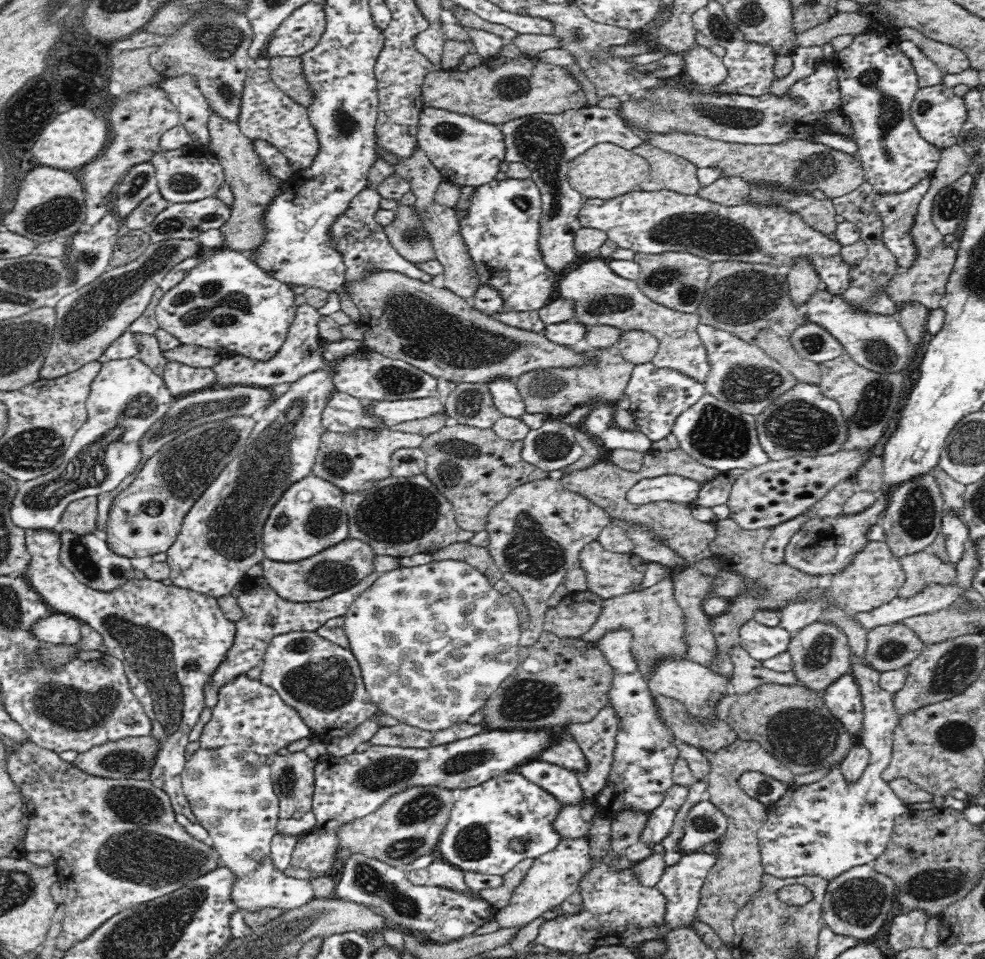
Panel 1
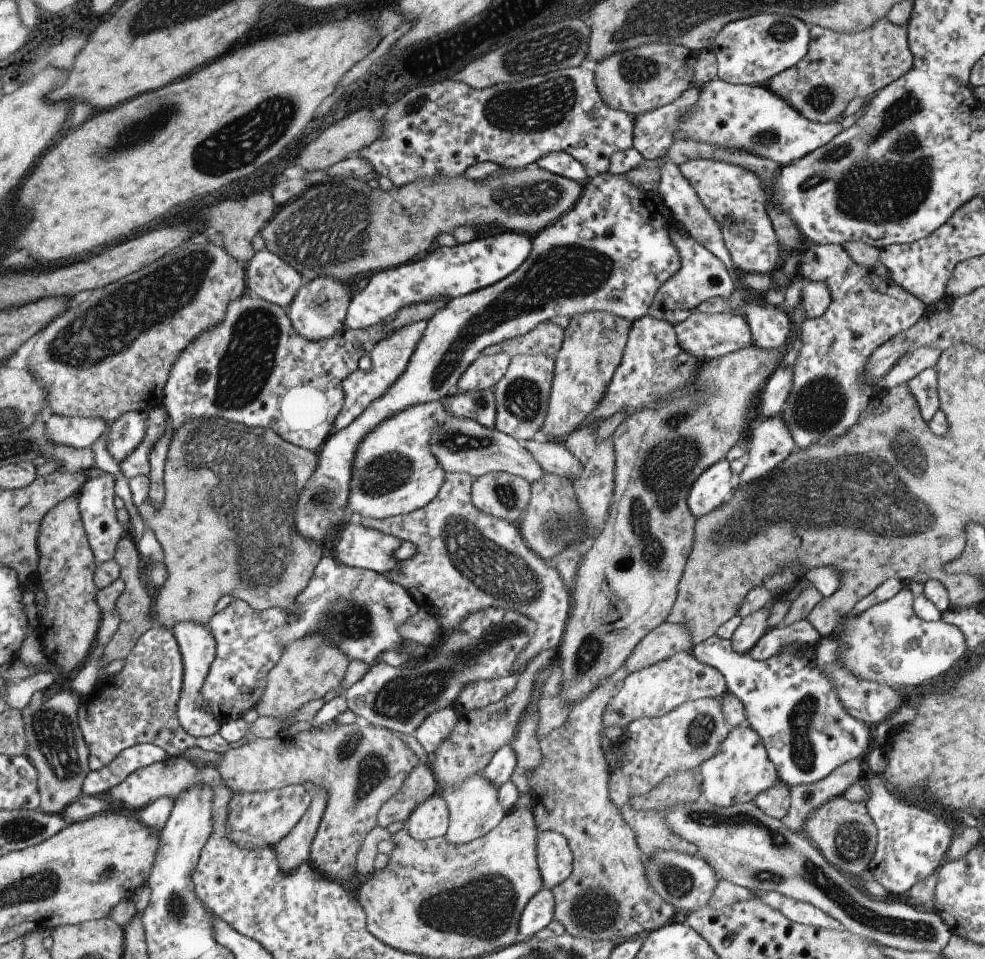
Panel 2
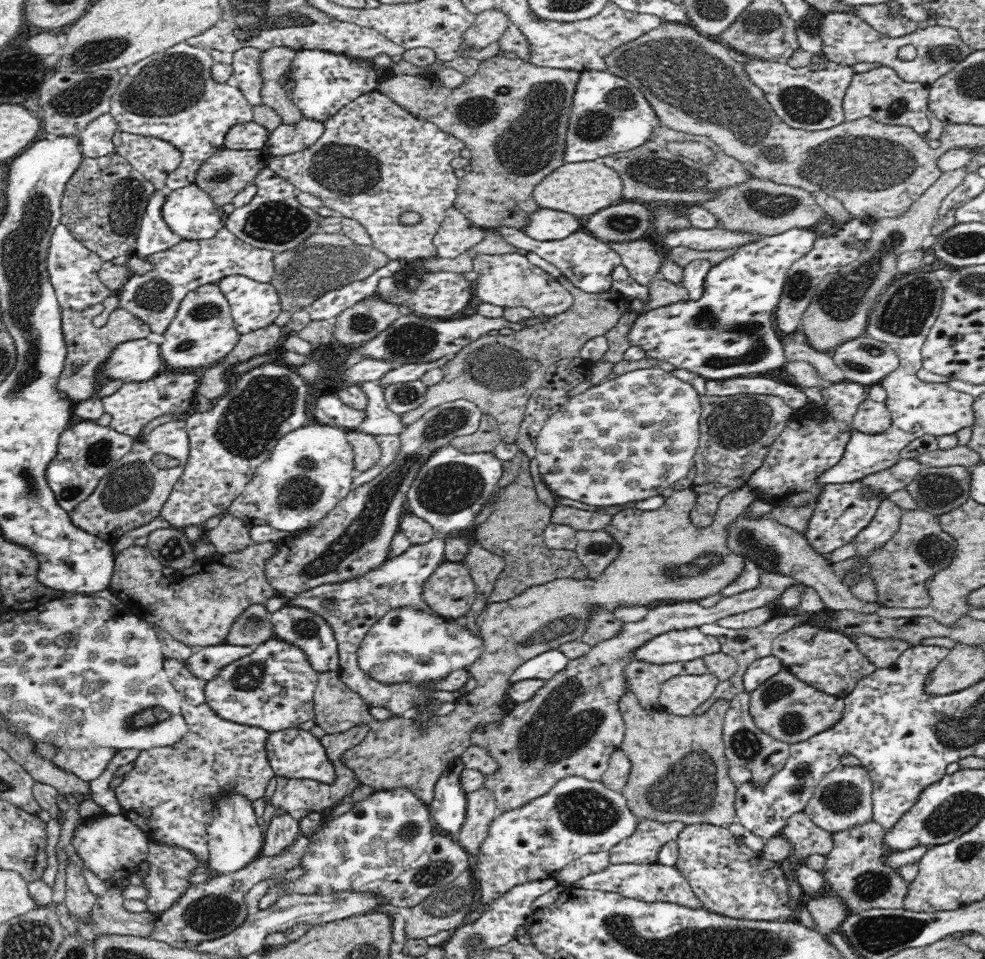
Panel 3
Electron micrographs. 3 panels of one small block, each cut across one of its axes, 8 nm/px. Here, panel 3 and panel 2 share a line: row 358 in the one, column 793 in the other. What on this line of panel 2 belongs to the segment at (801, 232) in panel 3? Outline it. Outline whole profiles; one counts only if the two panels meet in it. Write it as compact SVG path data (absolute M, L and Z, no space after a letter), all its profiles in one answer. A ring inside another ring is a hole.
M717 635L696 644L692 650L700 662L714 666L724 676L727 692L742 700L746 710L744 726L752 728L761 738L762 746L766 748L766 758L778 772L779 780L789 787L820 782L842 764L854 758L864 760L873 746L872 727L850 716L848 710L844 710L834 682L817 668L817 642L808 645L797 653L776 654L762 661L755 660L749 653L734 654L731 640L719 638Z

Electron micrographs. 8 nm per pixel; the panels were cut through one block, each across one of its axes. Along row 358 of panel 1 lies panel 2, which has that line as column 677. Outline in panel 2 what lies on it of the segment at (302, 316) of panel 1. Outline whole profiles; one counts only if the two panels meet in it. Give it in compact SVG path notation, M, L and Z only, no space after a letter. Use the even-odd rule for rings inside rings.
M673 219L672 226L668 230L670 241L676 246L676 250L682 258L680 268L672 278L668 278L658 288L658 294L654 296L654 302L650 304L649 314L656 320L666 320L672 327L684 321L695 308L700 306L702 302L710 300L710 298L730 300L732 290L735 289L732 278L730 278L726 266L722 264L722 260L716 258L708 248L704 248L693 237L684 236L680 227L680 224Z

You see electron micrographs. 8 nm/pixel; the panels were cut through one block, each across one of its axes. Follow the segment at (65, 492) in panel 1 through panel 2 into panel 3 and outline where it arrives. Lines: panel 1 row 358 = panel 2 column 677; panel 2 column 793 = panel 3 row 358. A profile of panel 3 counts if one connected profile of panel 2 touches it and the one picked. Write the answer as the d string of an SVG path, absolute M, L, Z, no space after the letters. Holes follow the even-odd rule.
M147 338L128 340L118 344L106 364L102 365L103 383L119 380L121 383L148 383L164 368L161 349Z

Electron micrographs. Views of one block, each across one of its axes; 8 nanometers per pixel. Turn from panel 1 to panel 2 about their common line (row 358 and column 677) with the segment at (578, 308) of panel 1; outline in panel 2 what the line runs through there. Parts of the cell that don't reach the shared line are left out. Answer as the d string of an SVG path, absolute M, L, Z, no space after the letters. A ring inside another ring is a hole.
M682 652L676 656L670 656L666 660L662 660L657 664L646 666L642 670L632 672L624 680L620 690L615 694L610 704L606 706L604 714L602 714L603 727L609 726L629 726L634 720L640 718L660 718L664 714L668 714L672 710L678 708L682 704L689 701L696 701L706 698L716 698L721 700L727 693L724 676L714 668L708 666L704 662L700 662L693 653Z

